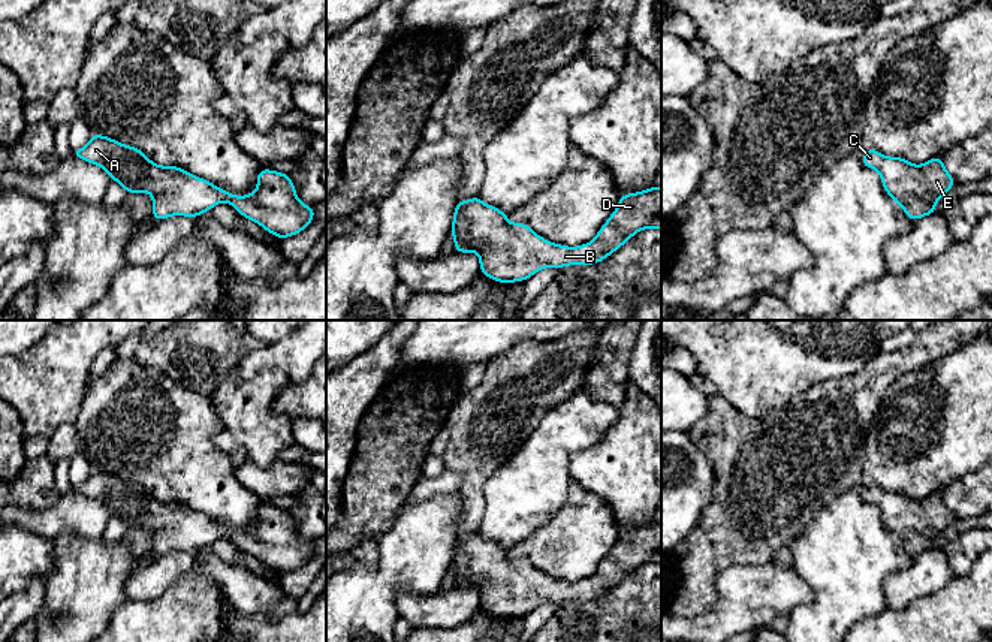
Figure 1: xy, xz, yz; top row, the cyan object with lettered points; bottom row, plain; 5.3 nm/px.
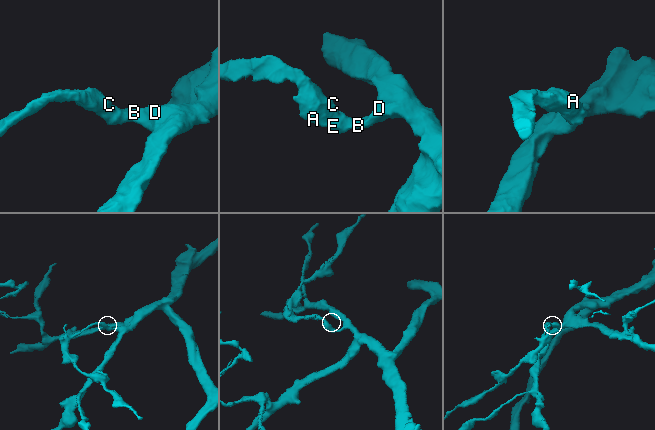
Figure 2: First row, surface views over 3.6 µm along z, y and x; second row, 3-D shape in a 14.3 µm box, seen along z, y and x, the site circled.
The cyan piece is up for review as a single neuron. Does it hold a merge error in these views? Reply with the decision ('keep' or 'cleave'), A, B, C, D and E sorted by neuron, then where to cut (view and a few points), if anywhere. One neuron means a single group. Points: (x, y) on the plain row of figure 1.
keep; A B C D E; no cut

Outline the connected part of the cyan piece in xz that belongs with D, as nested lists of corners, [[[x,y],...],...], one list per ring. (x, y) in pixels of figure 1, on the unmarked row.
[[[661,522],[621,531],[595,573],[578,582],[549,578],[528,560],[509,558],[507,552],[476,530],[465,537],[458,534],[450,564],[455,587],[477,587],[480,609],[504,620],[525,617],[549,602],[598,599],[639,566],[661,564]]]

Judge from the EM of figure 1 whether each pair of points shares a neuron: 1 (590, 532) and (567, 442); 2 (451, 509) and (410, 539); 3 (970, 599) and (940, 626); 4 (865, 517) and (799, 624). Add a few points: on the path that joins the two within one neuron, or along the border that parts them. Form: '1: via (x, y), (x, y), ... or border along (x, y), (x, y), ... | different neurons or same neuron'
1: border along (570, 478), (567, 499), (557, 512) | different neurons
2: via (440, 517), (421, 536) | same neuron
3: via (962, 606), (947, 621) | same neuron
4: via (847, 543), (846, 579), (826, 599) | same neuron

